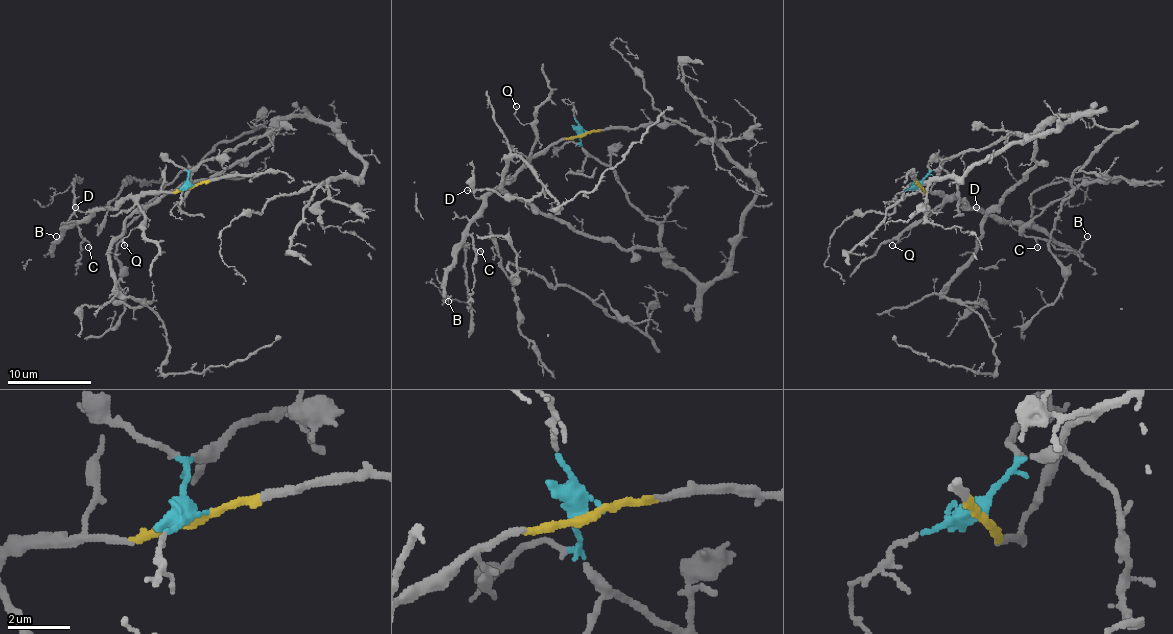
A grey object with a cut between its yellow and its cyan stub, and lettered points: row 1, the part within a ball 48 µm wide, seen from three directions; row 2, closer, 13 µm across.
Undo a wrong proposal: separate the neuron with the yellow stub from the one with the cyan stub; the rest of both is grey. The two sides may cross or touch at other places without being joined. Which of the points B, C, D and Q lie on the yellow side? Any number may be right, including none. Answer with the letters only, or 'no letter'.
B, C, D, Q

